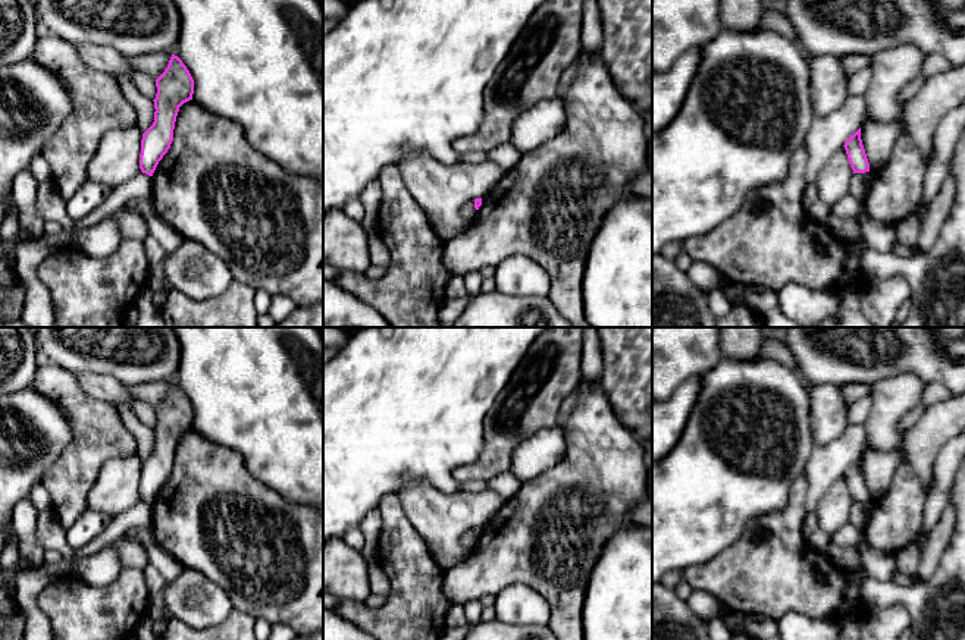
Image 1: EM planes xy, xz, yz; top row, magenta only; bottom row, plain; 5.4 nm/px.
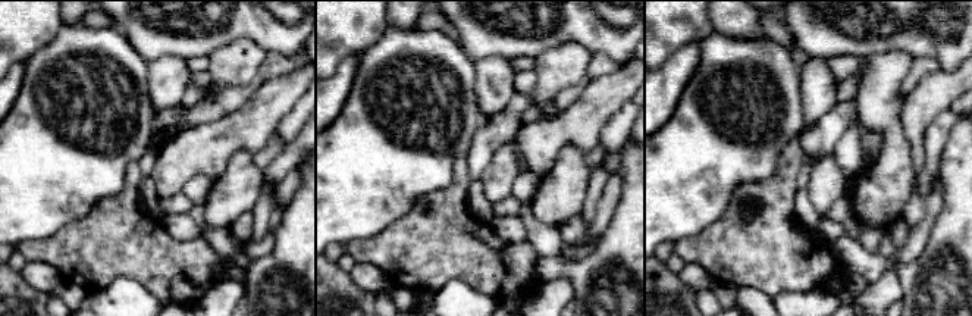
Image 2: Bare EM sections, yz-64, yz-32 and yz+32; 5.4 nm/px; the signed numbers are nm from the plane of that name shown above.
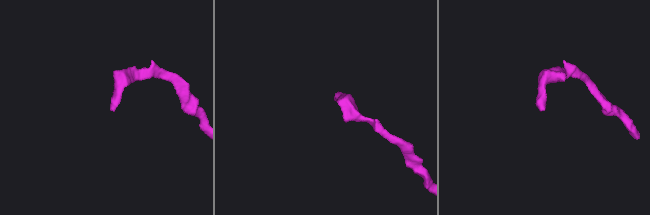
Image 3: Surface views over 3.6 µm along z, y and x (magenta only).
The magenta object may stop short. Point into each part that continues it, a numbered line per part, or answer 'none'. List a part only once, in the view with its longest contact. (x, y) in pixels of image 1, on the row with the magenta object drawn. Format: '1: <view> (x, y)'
none

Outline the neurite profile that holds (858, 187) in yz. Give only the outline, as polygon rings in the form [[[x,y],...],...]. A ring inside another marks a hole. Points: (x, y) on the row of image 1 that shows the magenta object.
[[[871,172],[853,173],[849,183],[849,194],[862,203],[868,191],[870,179]]]

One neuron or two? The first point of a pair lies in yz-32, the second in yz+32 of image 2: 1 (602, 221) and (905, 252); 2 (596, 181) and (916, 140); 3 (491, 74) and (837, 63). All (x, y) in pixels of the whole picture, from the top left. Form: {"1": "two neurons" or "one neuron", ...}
{"1": "one neuron", "2": "two neurons", "3": "two neurons"}

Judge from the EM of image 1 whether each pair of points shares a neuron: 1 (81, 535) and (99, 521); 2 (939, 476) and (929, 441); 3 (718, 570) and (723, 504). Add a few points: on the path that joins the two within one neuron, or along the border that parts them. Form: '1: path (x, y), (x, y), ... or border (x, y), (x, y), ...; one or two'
1: path (85, 530), (94, 521); one
2: border (949, 439), (936, 457), (933, 485), (927, 492); two
3: border (745, 529), (733, 543), (689, 568); two

